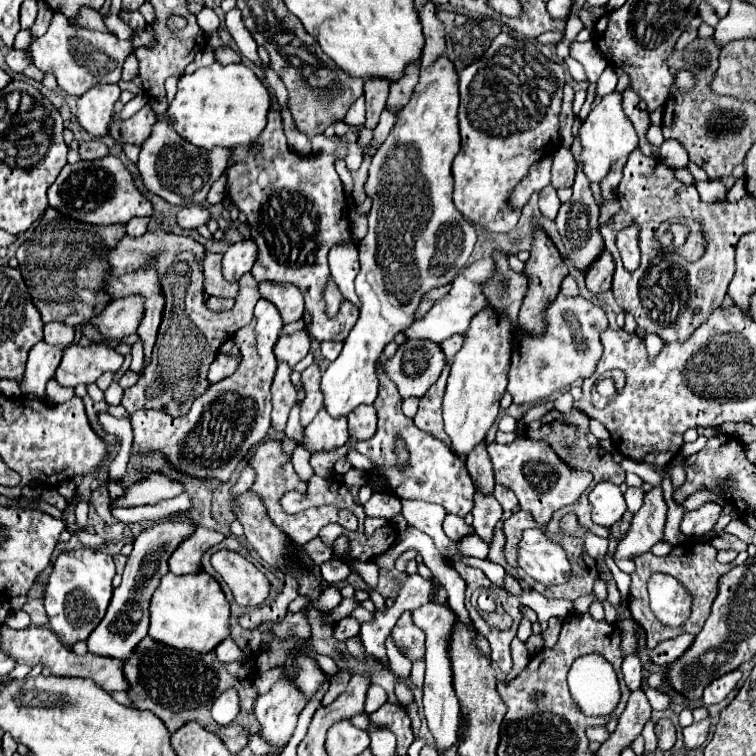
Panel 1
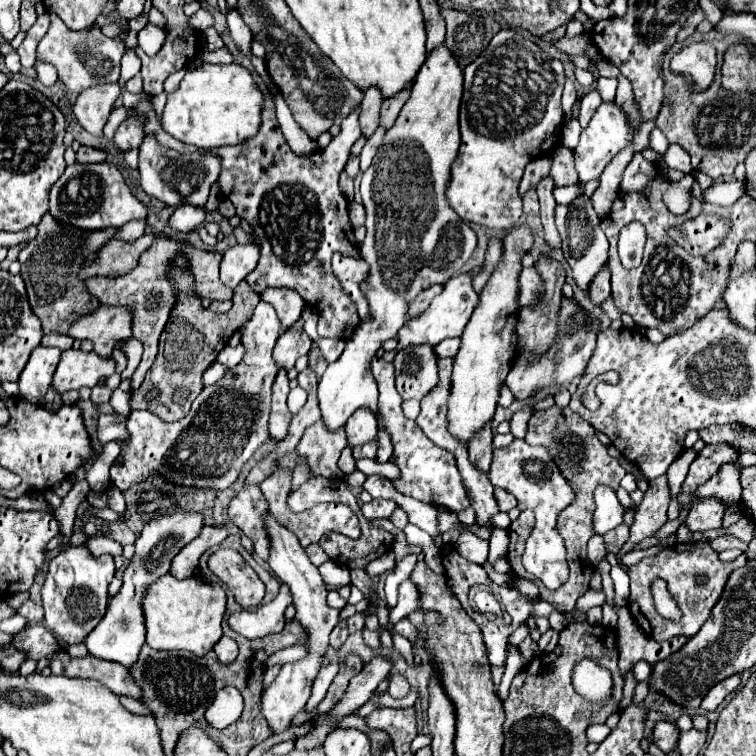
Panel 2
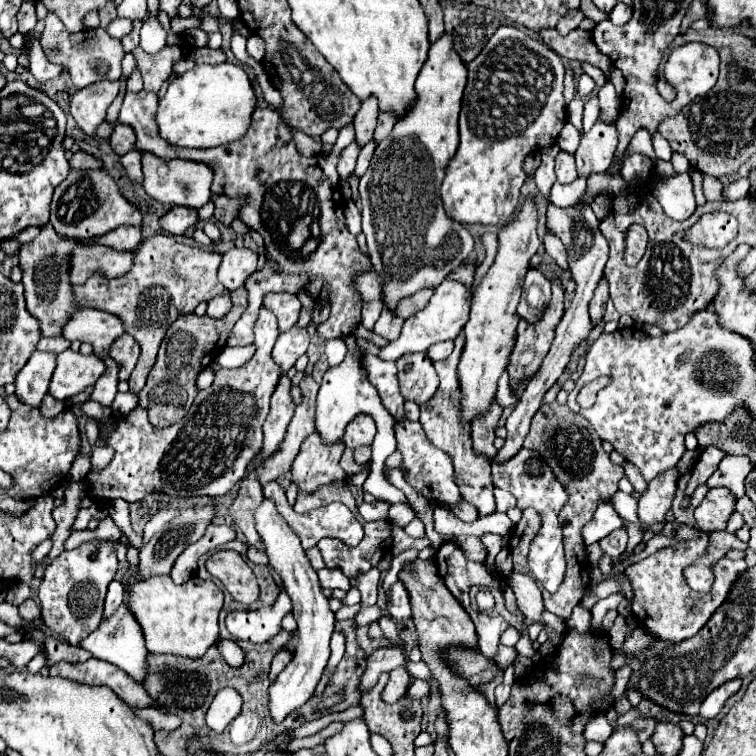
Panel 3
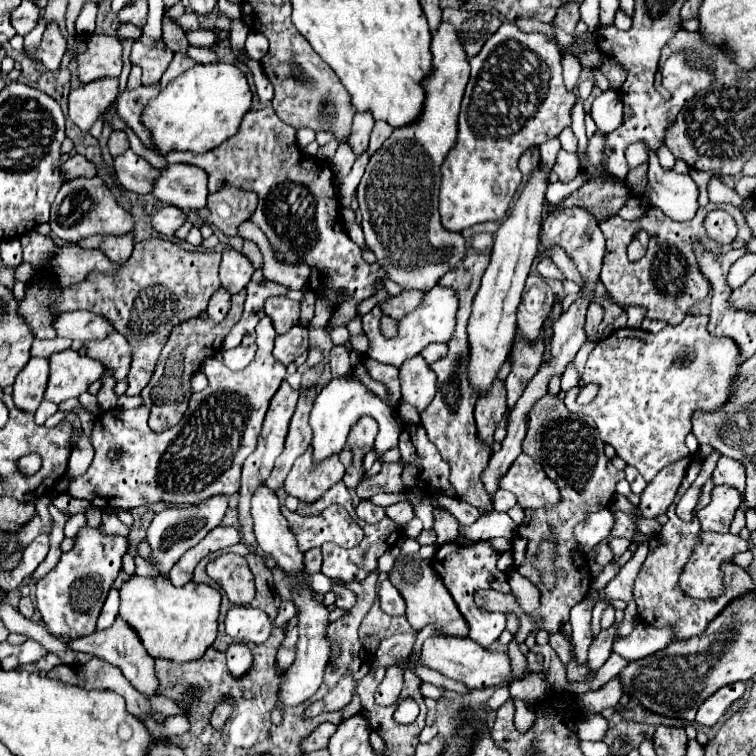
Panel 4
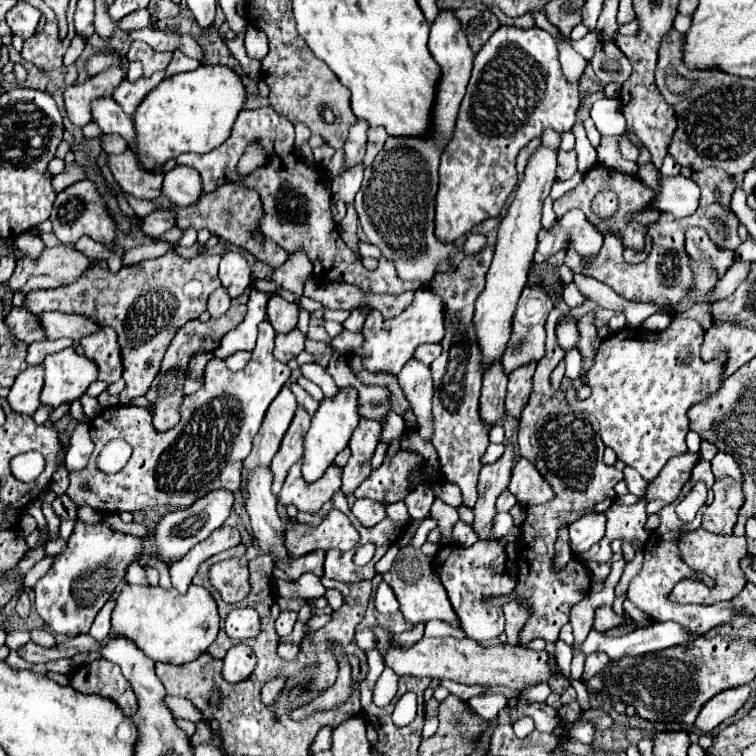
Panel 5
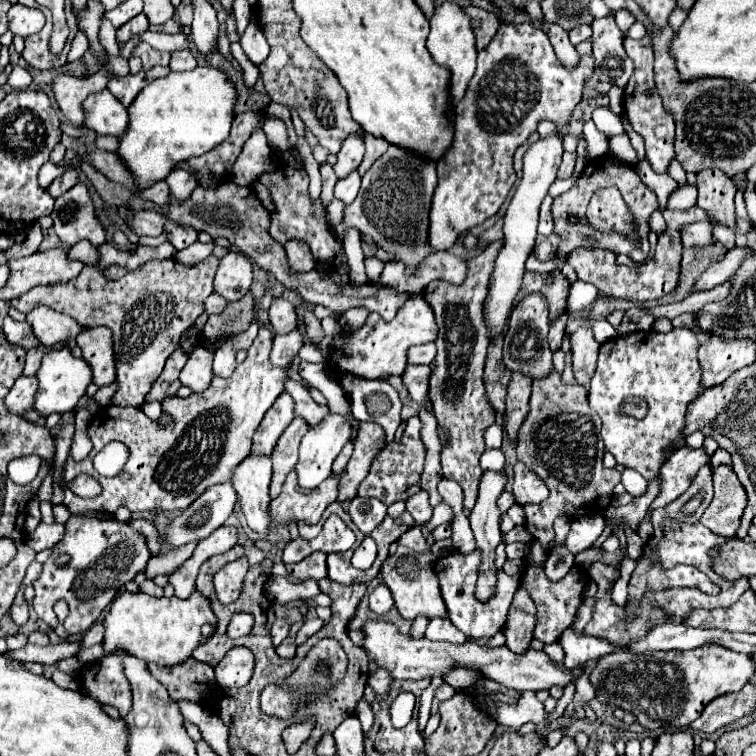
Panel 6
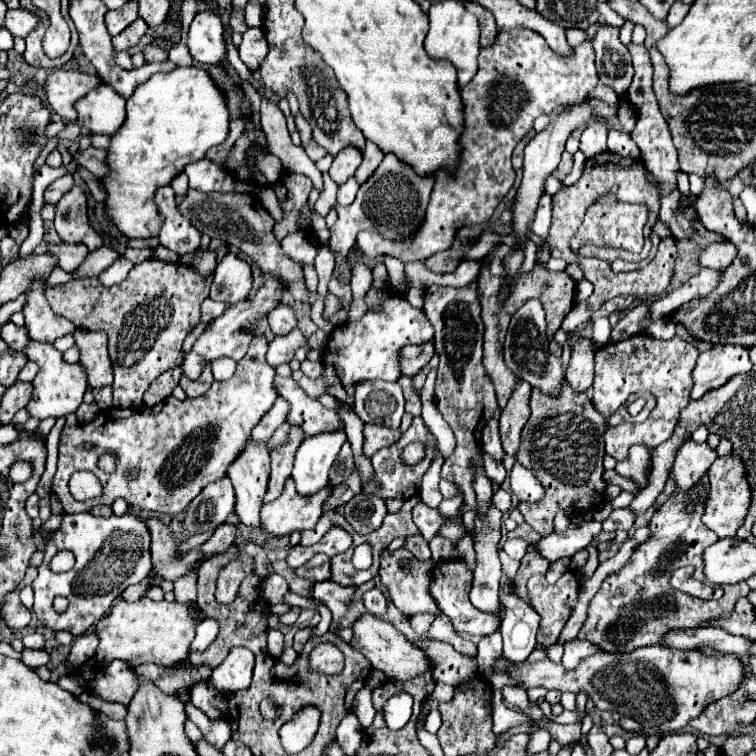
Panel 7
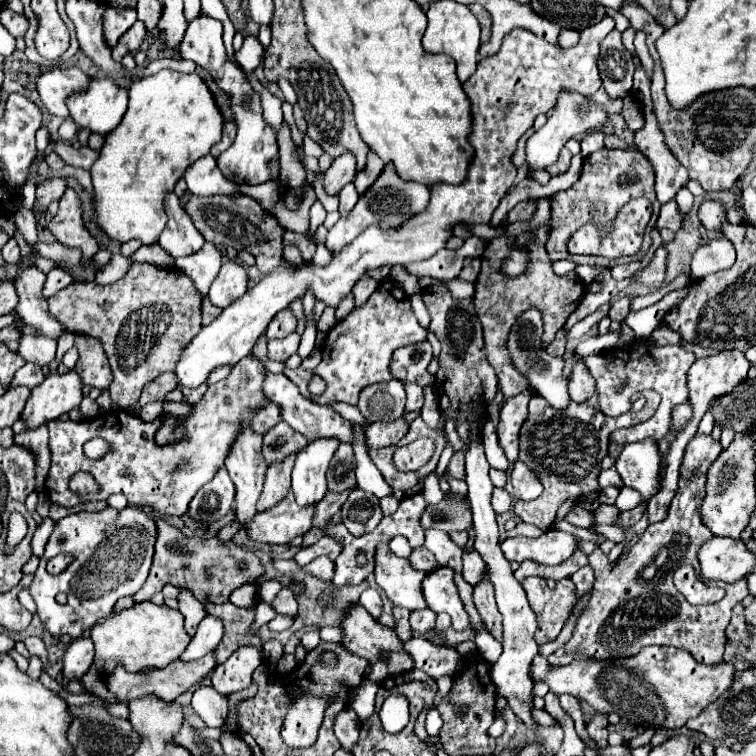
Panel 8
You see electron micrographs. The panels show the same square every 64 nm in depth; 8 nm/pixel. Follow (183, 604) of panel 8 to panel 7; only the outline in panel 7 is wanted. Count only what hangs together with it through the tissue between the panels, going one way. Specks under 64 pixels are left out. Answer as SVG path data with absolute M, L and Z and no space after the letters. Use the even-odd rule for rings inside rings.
M194 570L174 582L174 596L180 604L194 604L196 602L196 572Z

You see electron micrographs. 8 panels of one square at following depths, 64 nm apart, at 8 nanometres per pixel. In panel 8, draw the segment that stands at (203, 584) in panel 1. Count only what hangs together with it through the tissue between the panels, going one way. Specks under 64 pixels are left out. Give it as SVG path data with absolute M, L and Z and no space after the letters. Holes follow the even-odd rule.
M152 602L134 604L116 616L108 616L90 630L90 638L96 648L94 666L100 674L114 672L116 666L124 666L128 672L140 672L144 668L166 668L170 662L186 650L190 636L184 630L184 618L178 610L170 610L166 604L156 606Z

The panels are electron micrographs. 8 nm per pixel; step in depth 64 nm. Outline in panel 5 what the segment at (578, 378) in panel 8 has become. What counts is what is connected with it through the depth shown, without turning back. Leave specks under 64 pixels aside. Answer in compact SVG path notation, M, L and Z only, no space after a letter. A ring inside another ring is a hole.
M584 316L578 320L578 332L580 332L580 340L576 344L576 350L582 356L582 370L580 370L580 378L584 378L588 374L588 368L592 368L592 360L596 356L596 348L600 346L600 338L596 334L596 326L594 326L594 316Z

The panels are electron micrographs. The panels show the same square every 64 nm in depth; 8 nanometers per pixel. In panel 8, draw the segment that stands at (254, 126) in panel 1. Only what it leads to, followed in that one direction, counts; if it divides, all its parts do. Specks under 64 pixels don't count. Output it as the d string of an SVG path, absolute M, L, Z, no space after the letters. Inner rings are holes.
M160 70L154 76L146 76L130 86L130 104L124 114L124 120L104 138L104 146L98 152L96 162L90 168L92 186L94 186L94 222L98 228L120 244L138 238L142 244L156 244L158 236L166 228L164 198L174 190L176 182L184 176L188 166L198 158L206 156L220 140L222 134L222 114L214 104L214 98L204 84L204 80L194 74L180 74L172 70Z

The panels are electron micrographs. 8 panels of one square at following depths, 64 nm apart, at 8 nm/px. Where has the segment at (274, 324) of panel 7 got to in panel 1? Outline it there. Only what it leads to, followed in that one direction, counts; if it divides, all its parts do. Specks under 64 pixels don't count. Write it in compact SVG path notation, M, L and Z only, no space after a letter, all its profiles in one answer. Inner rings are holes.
M262 282L260 284L260 294L262 294L262 298L270 300L278 308L284 324L296 322L296 320L302 318L304 298L302 298L302 294L300 294L300 290L296 286Z

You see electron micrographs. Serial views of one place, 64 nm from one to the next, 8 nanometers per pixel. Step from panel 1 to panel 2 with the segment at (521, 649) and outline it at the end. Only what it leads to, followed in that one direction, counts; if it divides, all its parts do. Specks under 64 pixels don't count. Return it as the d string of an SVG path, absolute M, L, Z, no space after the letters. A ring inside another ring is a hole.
M512 646L510 654L508 654L508 660L506 660L506 672L504 672L504 676L502 676L500 686L496 688L496 694L498 694L498 698L500 698L502 702L504 702L506 696L508 696L508 688L510 688L514 676L522 670L522 664L524 664L524 658L522 658L520 650L518 650L516 646Z

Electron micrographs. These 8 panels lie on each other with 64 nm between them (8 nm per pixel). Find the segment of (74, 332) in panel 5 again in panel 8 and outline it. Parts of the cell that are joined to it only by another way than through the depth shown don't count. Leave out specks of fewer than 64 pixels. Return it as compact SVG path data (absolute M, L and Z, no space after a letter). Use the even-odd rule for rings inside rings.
M34 264L22 266L14 278L14 288L18 294L16 312L26 320L28 326L36 326L42 336L58 338L64 328L48 312L48 304L42 296L42 284L46 274L42 274Z

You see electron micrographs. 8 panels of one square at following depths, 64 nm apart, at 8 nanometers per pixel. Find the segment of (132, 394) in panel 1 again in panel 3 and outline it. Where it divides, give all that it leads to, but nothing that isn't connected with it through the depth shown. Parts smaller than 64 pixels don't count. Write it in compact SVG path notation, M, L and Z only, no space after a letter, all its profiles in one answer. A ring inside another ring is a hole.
M94 244L94 246L76 246L72 250L72 256L70 256L70 284L84 284L86 278L92 276L92 274L118 278L118 276L126 274L132 268L134 252L136 250L132 250L132 252L116 252L112 248L98 246L98 244ZM242 286L231 293L233 306L222 320L214 320L214 318L208 318L208 316L200 318L196 314L190 314L190 316L180 316L168 328L168 334L166 334L166 338L164 338L164 342L160 346L160 352L158 352L156 364L154 364L150 376L148 376L148 382L138 394L140 406L148 410L152 426L156 426L156 428L172 426L172 424L176 424L178 420L182 420L186 416L188 408L192 406L192 400L198 394L196 376L226 346L226 340L228 340L234 324L238 322L238 318L242 316L242 312L248 306L246 298L248 298L248 292Z

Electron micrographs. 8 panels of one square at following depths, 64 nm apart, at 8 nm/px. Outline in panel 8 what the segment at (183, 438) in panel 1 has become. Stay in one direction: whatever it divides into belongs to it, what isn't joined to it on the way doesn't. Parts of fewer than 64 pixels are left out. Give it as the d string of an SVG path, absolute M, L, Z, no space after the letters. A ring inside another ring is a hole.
M246 356L244 360L240 360L226 380L208 386L202 400L194 404L194 414L186 420L180 420L188 432L188 440L174 442L168 446L154 444L154 432L162 424L164 416L148 424L126 410L114 410L82 422L52 420L48 424L48 446L52 454L52 466L46 480L50 500L54 504L72 508L88 500L106 500L110 494L120 492L128 498L128 504L132 506L148 506L154 512L170 516L186 514L188 504L198 492L198 488L212 480L216 470L224 466L230 444L240 430L240 420L250 422L252 412L260 404L268 402L262 394L264 374L264 364L256 358ZM96 436L108 440L112 444L112 452L106 454L102 460L88 460L82 452L82 446ZM76 472L92 474L98 484L98 494L78 494L78 498L74 492L68 492L68 480Z

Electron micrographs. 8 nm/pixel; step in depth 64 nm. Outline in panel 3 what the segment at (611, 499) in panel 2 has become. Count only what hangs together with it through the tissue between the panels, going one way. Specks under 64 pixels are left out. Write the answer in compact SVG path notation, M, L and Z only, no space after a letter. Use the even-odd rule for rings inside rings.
M602 502L596 512L594 512L594 518L592 522L584 524L584 530L582 530L582 540L586 546L594 544L594 542L600 542L602 538L606 538L610 532L618 530L622 526L622 518L616 514L616 510L612 508L612 502Z

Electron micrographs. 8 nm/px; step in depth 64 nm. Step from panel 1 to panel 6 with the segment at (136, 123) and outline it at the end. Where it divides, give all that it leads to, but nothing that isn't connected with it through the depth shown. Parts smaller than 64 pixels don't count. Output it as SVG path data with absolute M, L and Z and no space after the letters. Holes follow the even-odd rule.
M96 136L96 146L106 152L116 152L118 150L118 138L116 136Z

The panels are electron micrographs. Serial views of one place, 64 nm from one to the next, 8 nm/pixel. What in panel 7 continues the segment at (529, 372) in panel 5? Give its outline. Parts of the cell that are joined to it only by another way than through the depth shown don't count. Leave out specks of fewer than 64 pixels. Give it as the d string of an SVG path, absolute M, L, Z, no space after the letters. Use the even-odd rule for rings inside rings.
M520 380L500 414L500 440L502 440L504 452L510 456L516 456L520 446L520 432L530 416L530 406L528 406L530 392L532 392L532 386Z

